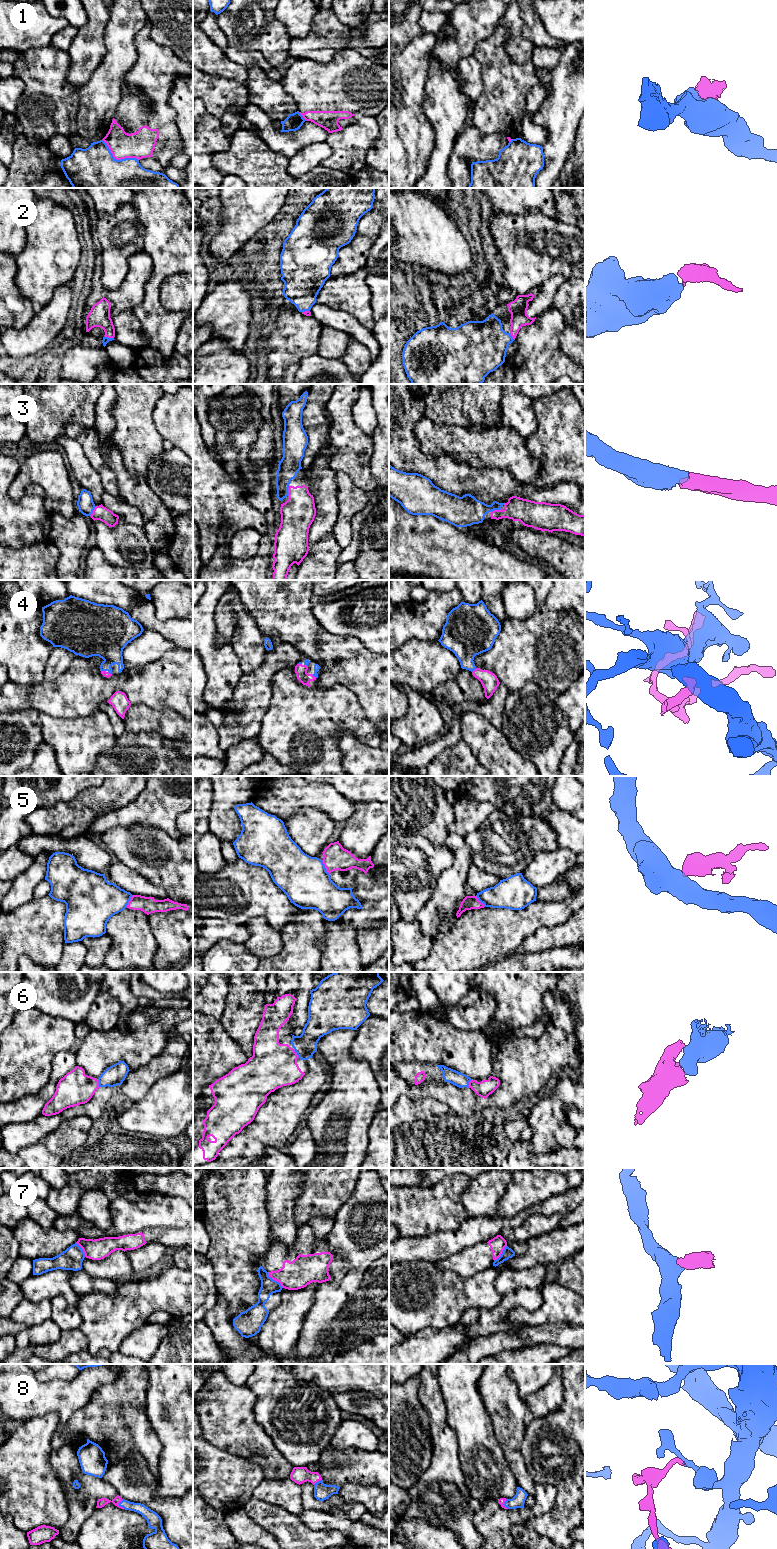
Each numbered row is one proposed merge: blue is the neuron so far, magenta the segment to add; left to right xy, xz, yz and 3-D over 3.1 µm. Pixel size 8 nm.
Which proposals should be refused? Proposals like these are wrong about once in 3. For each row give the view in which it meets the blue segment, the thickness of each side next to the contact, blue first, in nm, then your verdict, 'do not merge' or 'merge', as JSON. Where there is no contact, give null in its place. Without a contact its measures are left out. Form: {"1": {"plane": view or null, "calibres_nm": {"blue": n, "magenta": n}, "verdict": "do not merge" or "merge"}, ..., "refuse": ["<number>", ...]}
{"1": {"plane": "xy", "calibres_nm": {"blue": 500, "magenta": 220}, "verdict": "do not merge"}, "2": {"plane": "xy", "calibres_nm": {"blue": 50, "magenta": 180}, "verdict": "merge"}, "3": {"plane": "xy", "calibres_nm": {"blue": 130, "magenta": 120}, "verdict": "merge"}, "4": {"plane": "xz", "calibres_nm": {"blue": 50, "magenta": 100}, "verdict": "merge"}, "5": {"plane": "xz", "calibres_nm": {"blue": 380, "magenta": 190}, "verdict": "do not merge"}, "6": {"plane": "yz", "calibres_nm": {"blue": 120, "magenta": 130}, "verdict": "merge"}, "7": {"plane": "xz", "calibres_nm": {"blue": 130, "magenta": 240}, "verdict": "do not merge"}, "8": {"plane": "xy", "calibres_nm": {"blue": 90, "magenta": 70}, "verdict": "merge"}, "refuse": ["1", "5", "7"]}

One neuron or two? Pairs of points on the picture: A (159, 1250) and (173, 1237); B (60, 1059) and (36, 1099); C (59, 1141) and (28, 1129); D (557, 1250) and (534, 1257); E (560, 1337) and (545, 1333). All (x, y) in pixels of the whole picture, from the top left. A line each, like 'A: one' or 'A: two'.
A: two
B: one
C: two
D: one
E: one

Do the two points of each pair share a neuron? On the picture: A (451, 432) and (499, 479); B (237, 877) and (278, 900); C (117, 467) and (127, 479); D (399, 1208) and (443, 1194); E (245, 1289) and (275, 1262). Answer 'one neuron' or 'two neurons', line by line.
A: two neurons
B: one neuron
C: one neuron
D: one neuron
E: two neurons

